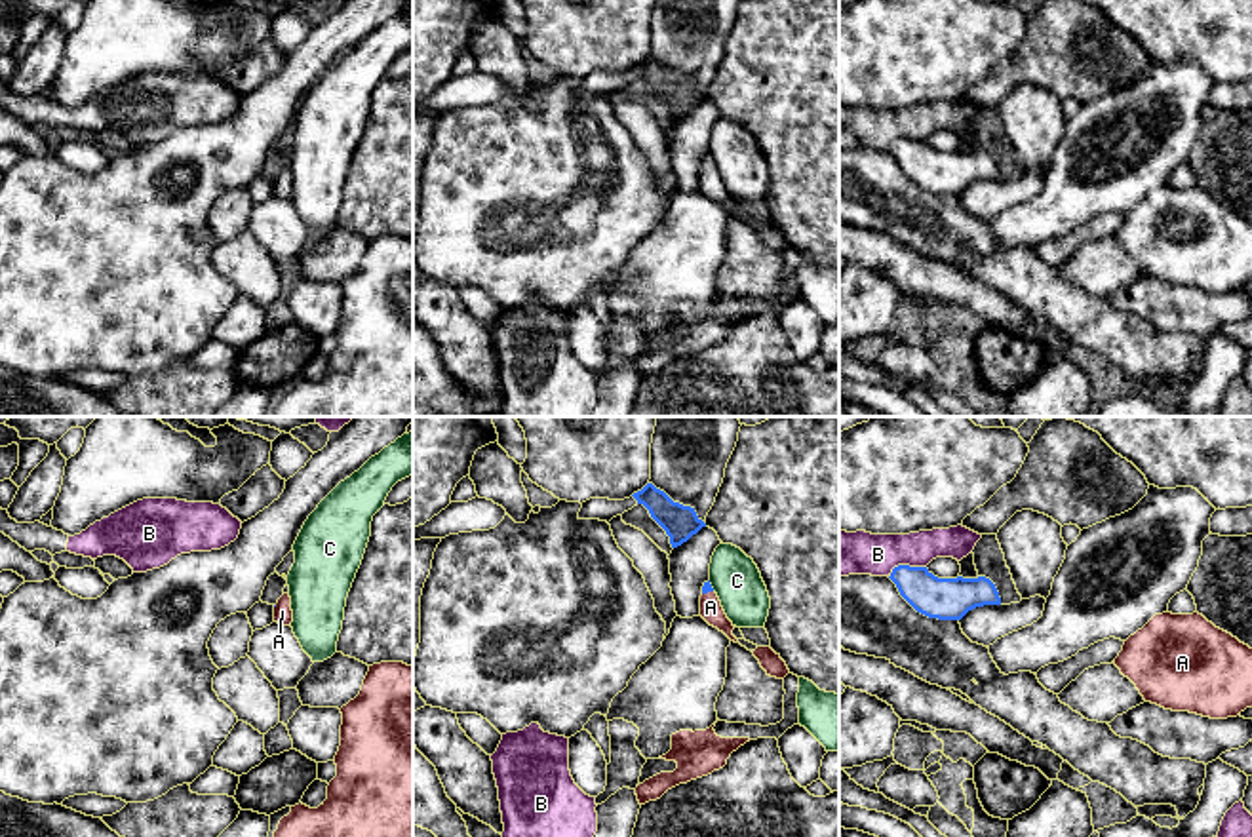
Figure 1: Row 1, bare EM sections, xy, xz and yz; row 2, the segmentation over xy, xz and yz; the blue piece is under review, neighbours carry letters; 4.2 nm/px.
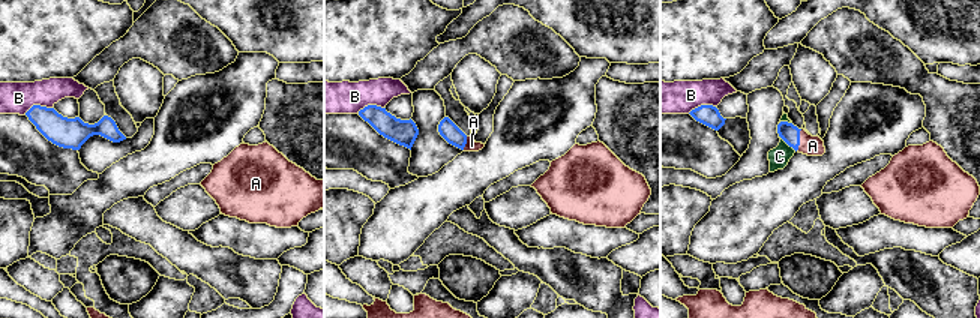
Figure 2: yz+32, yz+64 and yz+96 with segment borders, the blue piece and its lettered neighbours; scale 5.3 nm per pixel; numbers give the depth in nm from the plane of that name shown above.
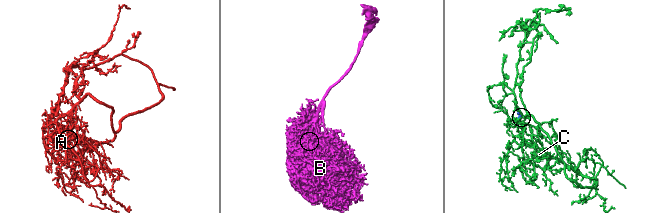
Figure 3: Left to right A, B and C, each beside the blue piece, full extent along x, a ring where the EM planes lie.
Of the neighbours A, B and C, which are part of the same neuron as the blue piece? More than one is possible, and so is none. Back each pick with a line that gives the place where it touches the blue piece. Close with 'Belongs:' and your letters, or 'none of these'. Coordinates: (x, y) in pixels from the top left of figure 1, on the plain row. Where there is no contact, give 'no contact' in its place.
A: xz (706, 166)
Belongs: A

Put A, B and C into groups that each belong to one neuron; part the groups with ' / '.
A / B / C

